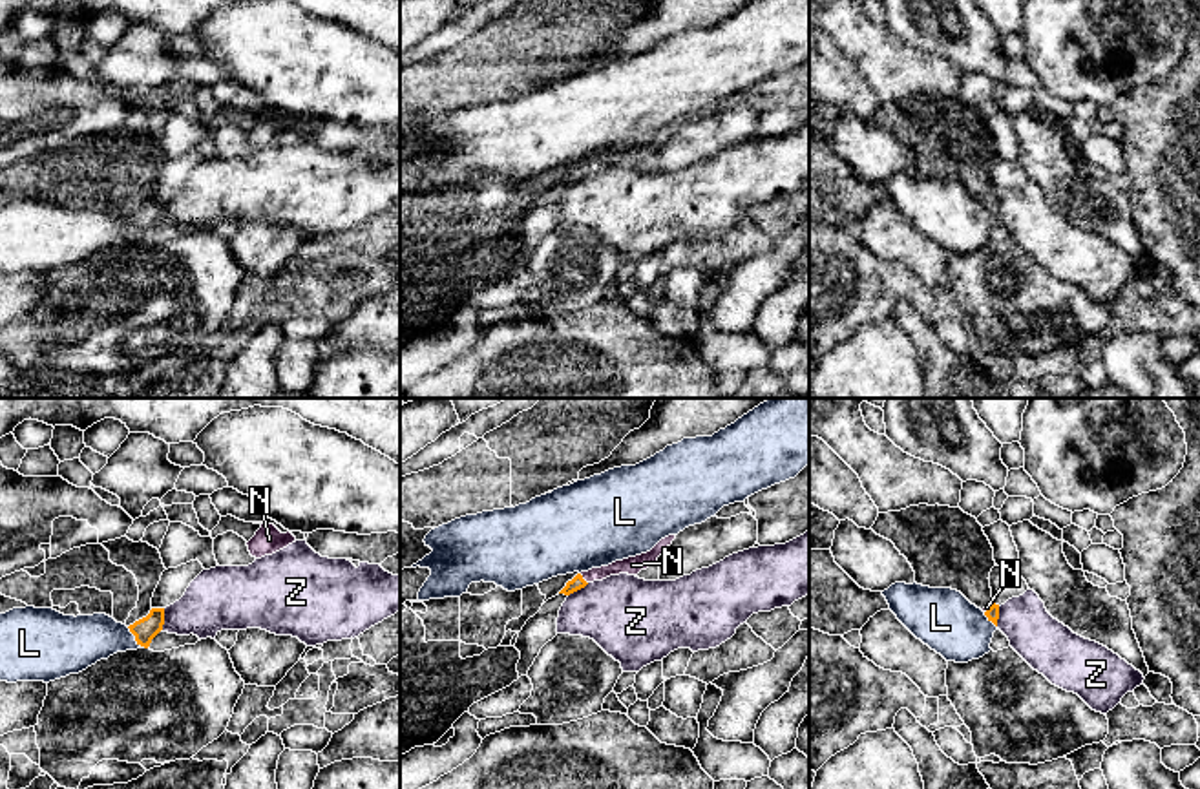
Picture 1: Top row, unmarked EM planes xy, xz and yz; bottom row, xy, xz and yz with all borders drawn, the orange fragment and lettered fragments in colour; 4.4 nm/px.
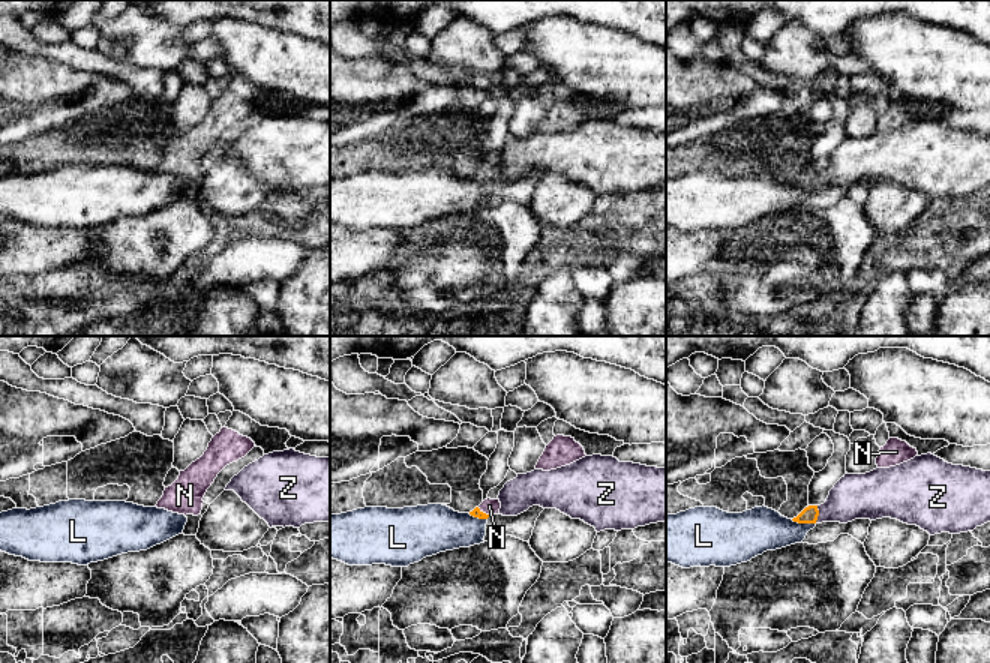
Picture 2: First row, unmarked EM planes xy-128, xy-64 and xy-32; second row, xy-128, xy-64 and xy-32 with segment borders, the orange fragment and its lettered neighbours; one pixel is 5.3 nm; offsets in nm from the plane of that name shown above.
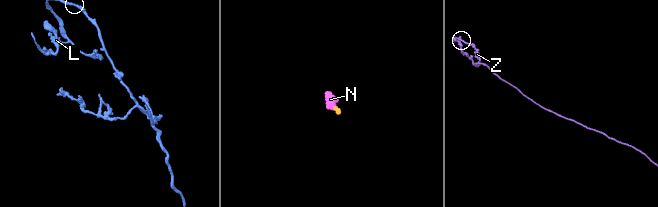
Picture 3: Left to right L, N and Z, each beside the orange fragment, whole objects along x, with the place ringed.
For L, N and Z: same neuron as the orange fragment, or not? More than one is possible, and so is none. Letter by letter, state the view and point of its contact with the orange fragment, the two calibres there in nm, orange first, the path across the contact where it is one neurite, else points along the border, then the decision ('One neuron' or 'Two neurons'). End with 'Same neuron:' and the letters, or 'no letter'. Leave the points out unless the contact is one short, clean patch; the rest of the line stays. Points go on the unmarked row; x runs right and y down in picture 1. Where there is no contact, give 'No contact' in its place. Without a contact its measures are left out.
L: Touches orange at xy (136, 229). Thickness 100 nm (orange) against 220 nm. Boundary: xy (126, 218), (145, 238). Two neurons
N: Touches orange at xz (583, 170). Thickness 60 nm (orange) against 80 nm. Path across: xz (578, 172), (583, 170), (632, 156). One neuron
Z: Touches orange at xy (163, 210). Thickness 100 nm (orange) against 280 nm. Boundary: xy (165, 199), (165, 214), (159, 221). Two neurons
Same neuron: N

